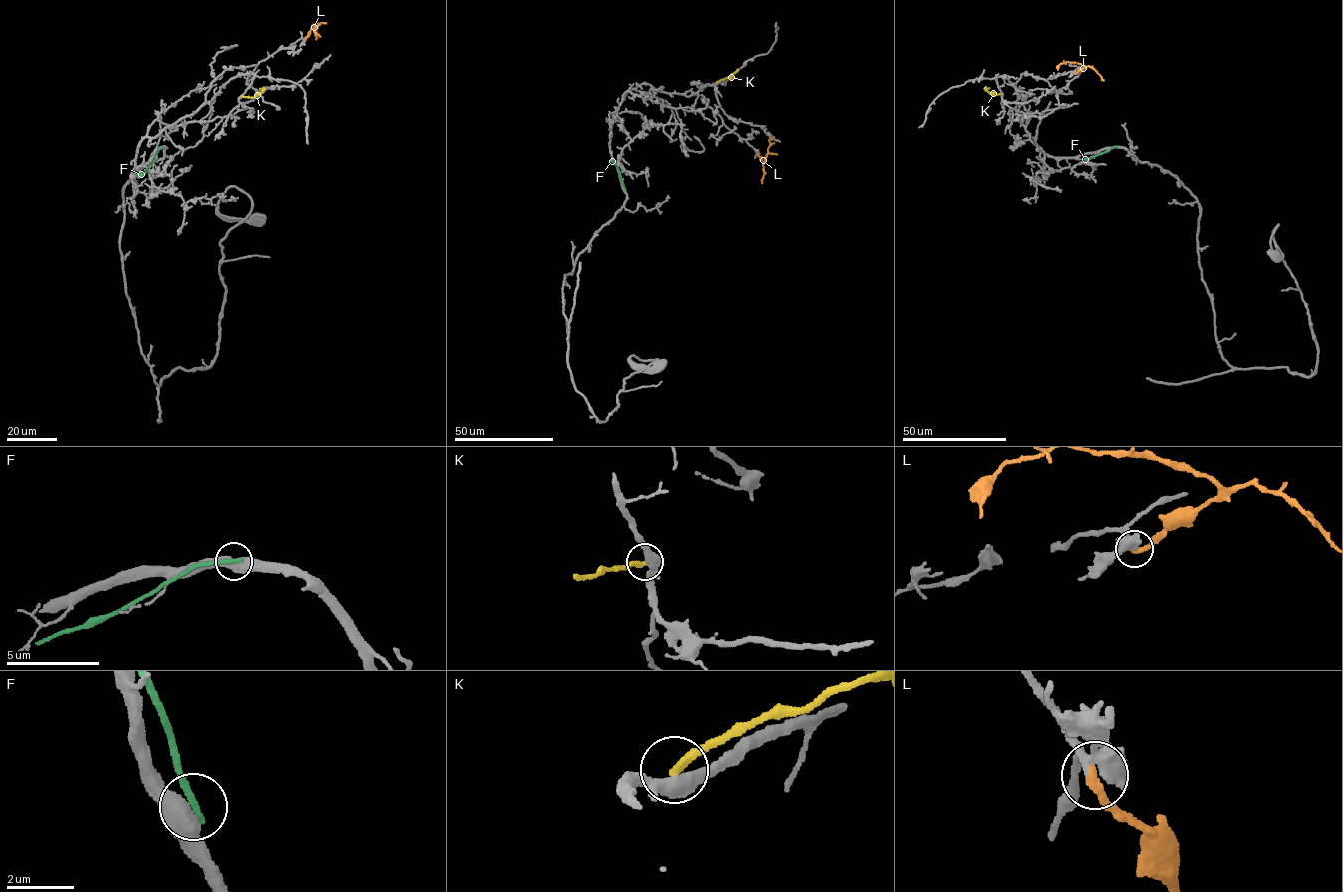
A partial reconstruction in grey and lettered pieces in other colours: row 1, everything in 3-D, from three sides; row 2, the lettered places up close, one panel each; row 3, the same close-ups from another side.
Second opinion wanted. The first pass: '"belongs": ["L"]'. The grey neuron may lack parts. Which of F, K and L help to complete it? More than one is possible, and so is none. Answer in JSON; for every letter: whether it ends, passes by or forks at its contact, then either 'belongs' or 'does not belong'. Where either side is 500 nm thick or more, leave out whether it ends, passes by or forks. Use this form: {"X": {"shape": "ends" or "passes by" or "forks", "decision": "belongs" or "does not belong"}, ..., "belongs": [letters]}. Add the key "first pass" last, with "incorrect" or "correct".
{"F": {"decision": "does not belong"}, "K": {"shape": "ends", "decision": "does not belong"}, "L": {"decision": "belongs"}, "belongs": ["L"], "first pass": "correct"}

